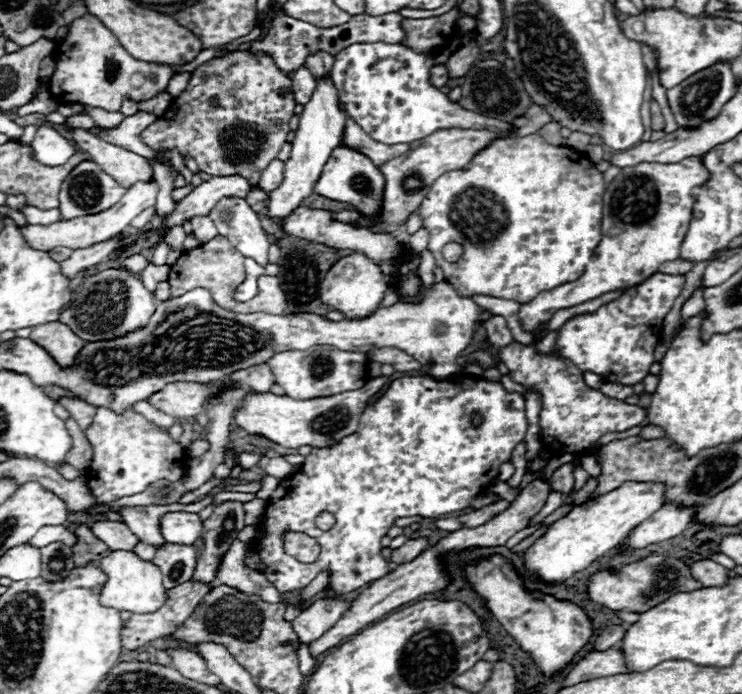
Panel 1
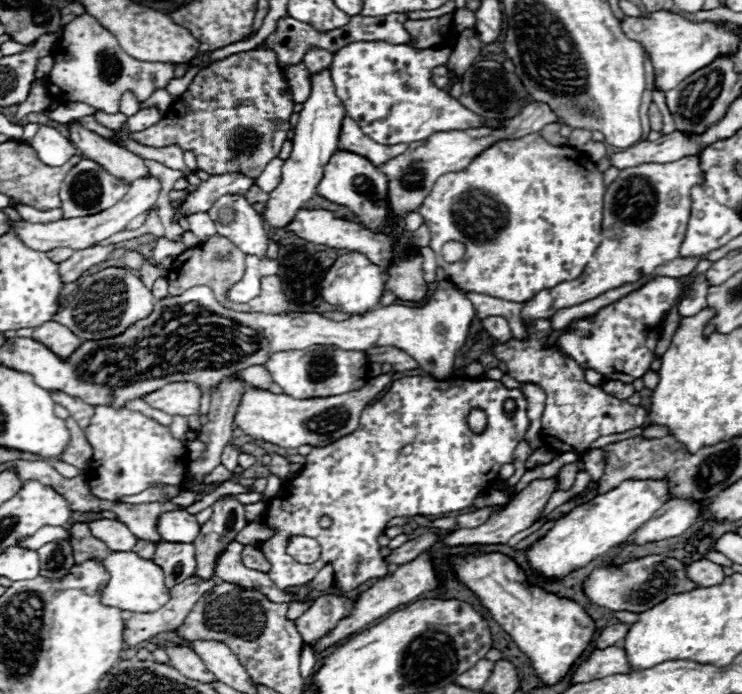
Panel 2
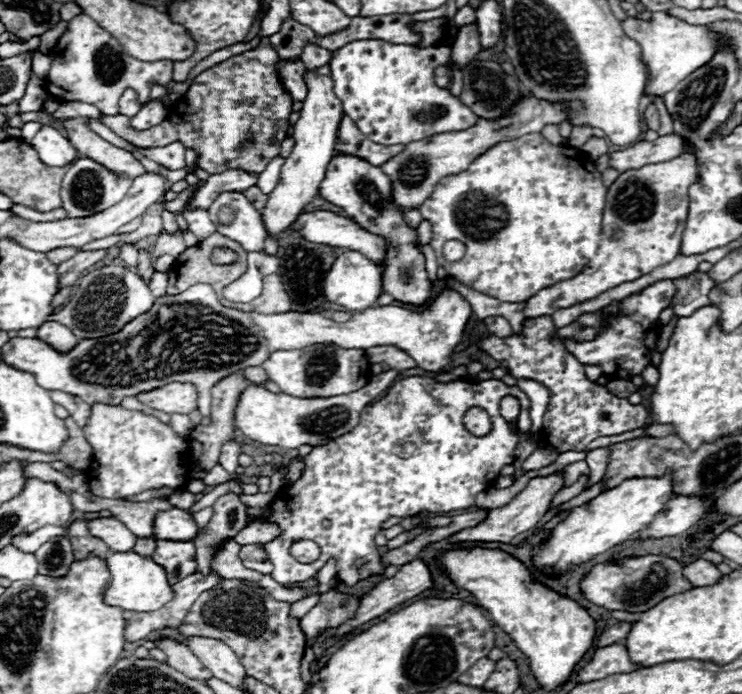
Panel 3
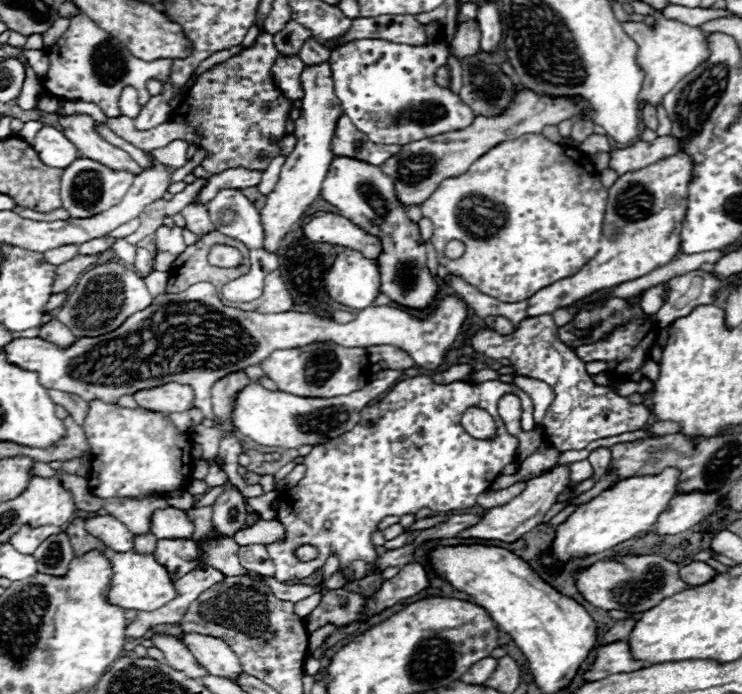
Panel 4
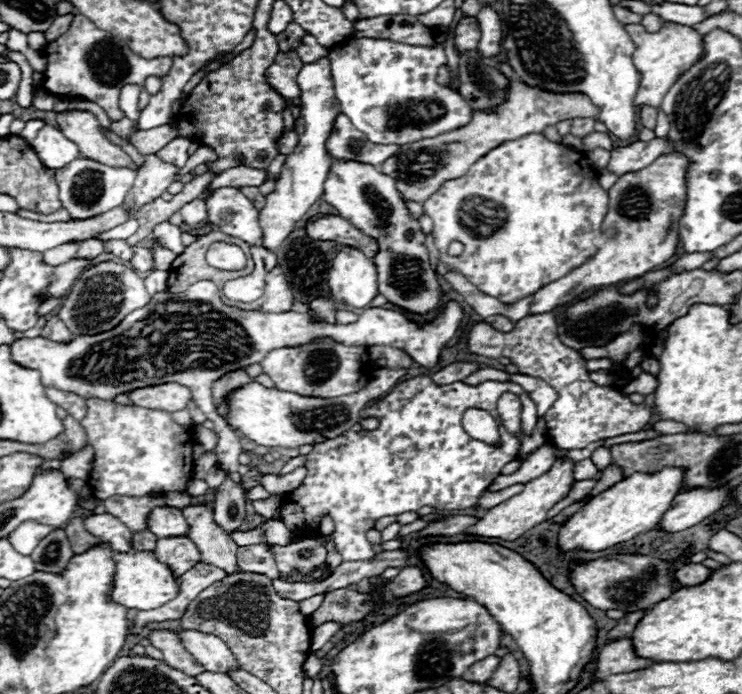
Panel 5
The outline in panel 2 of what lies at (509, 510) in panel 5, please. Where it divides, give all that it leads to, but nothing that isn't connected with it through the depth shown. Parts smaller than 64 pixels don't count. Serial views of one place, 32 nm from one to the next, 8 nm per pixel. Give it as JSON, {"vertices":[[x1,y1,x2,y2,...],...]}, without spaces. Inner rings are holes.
{"vertices":[[548,478,548,480,532,480,522,492,518,492,518,494,514,496,514,500,508,502,508,506,506,506,502,512,492,514,492,518,488,518,488,522,480,524,478,528,460,528,460,530,448,534,448,536,442,540,442,544,444,544,446,548,470,546,470,544,506,544,514,534,518,534,518,532,530,528,530,526,538,520,540,512,544,510,546,502,548,502,548,498,550,498,550,494,552,494,554,490,556,490,554,478]]}

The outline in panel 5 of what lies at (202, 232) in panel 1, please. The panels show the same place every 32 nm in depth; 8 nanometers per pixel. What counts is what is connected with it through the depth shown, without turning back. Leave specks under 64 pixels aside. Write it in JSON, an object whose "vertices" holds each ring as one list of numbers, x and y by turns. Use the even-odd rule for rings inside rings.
{"vertices":[[196,198,192,200,190,204,186,204,182,210,180,210,182,218,190,224,190,226,200,226,202,222,208,220,208,212,206,212,206,206,204,206,204,200]]}

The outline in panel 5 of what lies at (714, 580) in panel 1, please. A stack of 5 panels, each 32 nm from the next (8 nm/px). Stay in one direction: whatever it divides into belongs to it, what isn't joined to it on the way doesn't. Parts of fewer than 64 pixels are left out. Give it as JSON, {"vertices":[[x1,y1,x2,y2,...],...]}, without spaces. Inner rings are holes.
{"vertices":[[684,564,684,566,678,570,676,578,678,578,684,586,698,586,698,584,706,582,706,580,710,578,710,574,712,574,712,570,706,568,704,564]]}

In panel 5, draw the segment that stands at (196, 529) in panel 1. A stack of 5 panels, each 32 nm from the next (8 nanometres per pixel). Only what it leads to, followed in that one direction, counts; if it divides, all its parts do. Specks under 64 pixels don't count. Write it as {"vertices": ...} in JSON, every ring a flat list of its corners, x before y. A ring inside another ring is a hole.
{"vertices":[[164,506,150,514,148,530,158,538,174,538,174,536,188,536,190,526,178,508]]}

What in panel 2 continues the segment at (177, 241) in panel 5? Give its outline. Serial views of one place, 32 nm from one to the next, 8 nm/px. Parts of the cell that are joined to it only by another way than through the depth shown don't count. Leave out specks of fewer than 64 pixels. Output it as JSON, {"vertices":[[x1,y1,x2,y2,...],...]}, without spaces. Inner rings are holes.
{"vertices":[[162,236,162,238,156,240,156,246,152,250,151,260,156,264,156,262,162,262,166,256,170,256,170,254,182,254,184,250,186,250,186,246,182,242,176,244,176,242,170,242,170,240,166,240]]}

